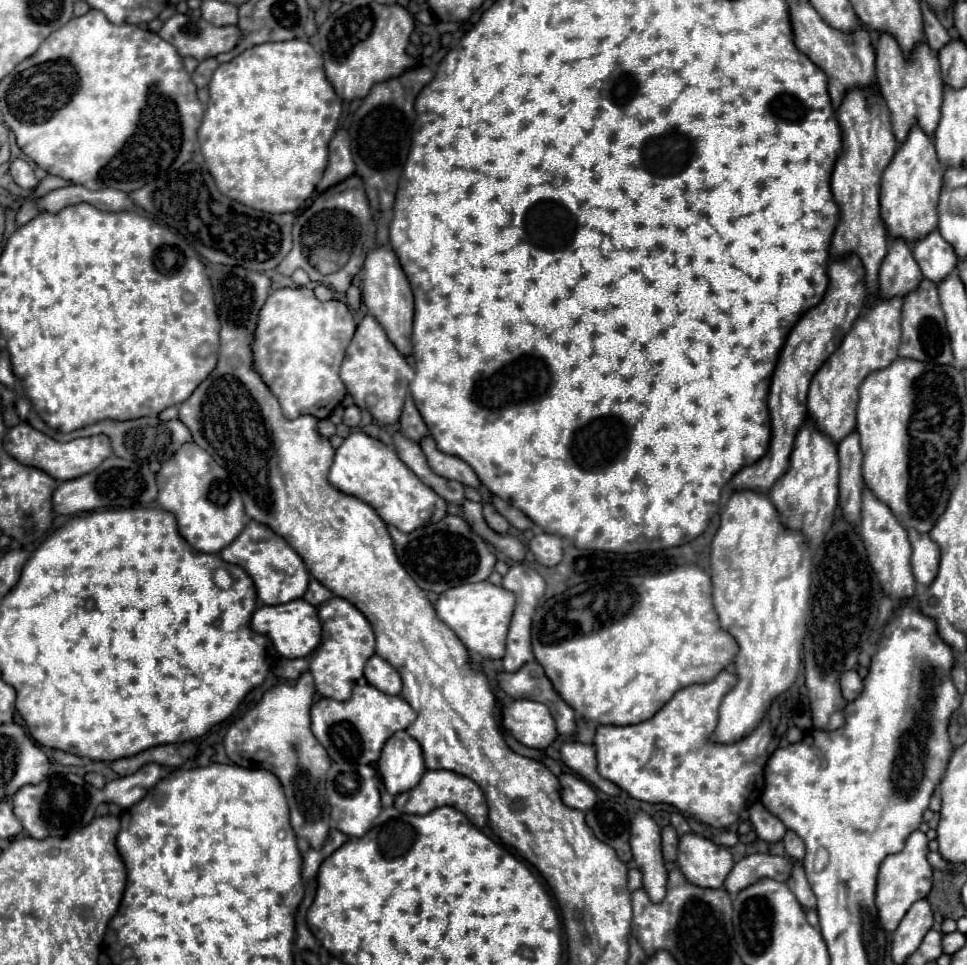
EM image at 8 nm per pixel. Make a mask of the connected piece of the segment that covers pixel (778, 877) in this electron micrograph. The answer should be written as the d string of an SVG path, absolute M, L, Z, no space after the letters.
M749 855L741 859L731 873L725 879L725 889L733 895L743 891L745 887L761 881L761 879L775 879L775 881L787 881L791 877L793 865L785 857L777 855Z

